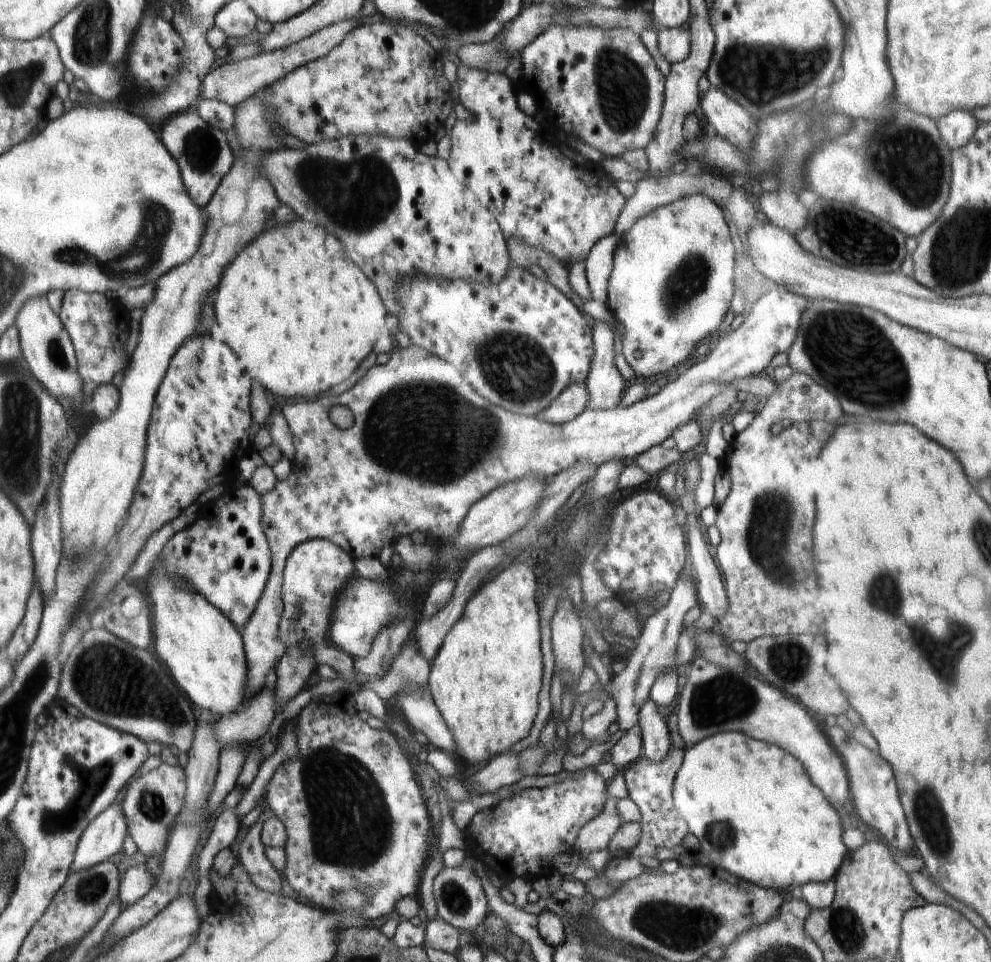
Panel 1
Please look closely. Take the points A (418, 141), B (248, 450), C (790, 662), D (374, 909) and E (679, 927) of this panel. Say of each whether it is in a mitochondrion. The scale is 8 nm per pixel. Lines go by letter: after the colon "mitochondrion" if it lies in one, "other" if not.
A: other
B: other
C: mitochondrion
D: other
E: mitochondrion

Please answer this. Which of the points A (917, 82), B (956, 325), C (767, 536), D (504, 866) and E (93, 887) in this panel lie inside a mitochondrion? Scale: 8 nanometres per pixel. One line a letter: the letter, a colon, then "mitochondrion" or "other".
A: other
B: other
C: mitochondrion
D: other
E: mitochondrion

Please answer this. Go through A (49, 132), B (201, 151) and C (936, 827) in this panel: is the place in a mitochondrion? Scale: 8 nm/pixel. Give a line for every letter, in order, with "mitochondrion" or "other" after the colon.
A: other
B: mitochondrion
C: mitochondrion

